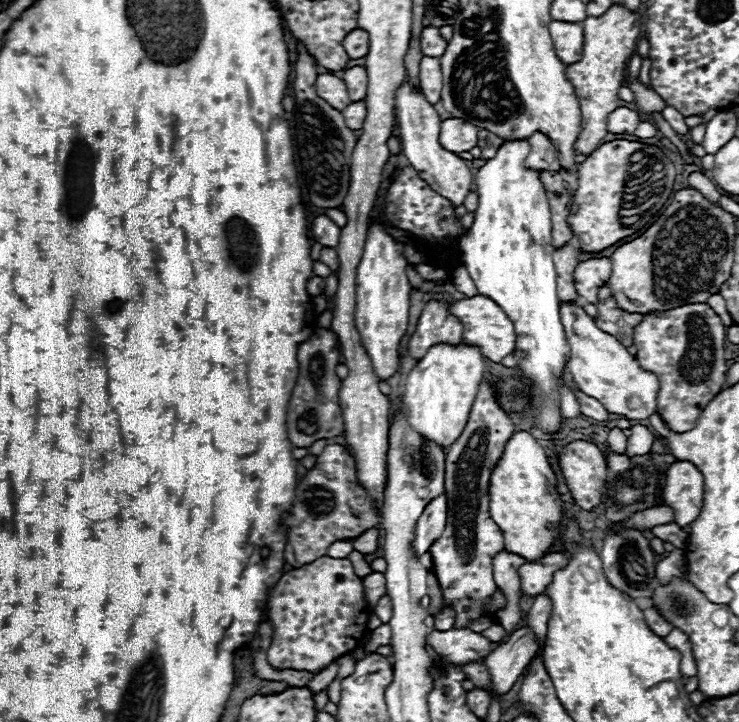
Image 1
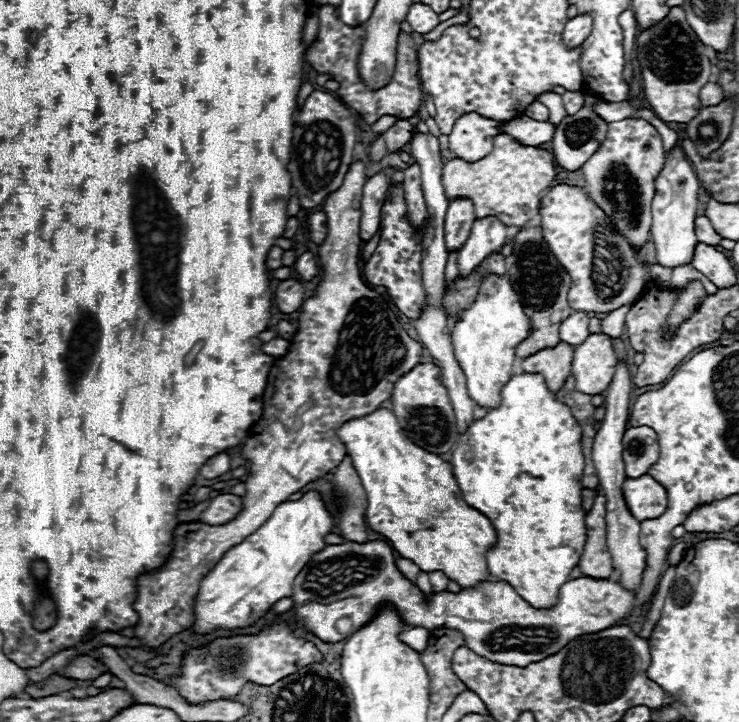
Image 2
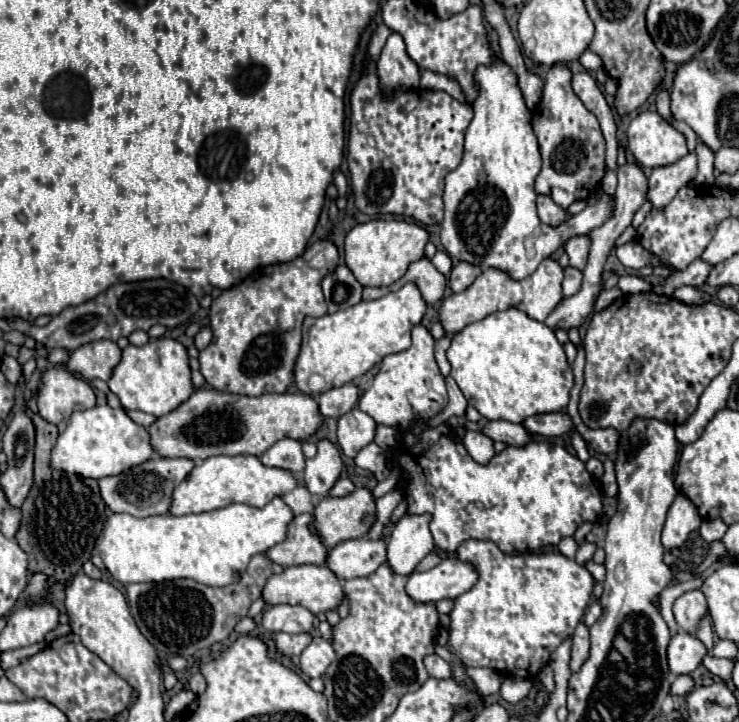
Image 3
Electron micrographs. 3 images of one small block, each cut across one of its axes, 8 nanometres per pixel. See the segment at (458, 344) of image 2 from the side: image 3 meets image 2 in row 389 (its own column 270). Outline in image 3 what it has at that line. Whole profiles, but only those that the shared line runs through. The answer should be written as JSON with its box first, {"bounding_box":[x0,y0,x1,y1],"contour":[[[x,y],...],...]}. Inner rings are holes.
{"bounding_box":[170,454,298,516],"contour":[[[236,454],[236,456],[212,456],[200,462],[188,478],[176,486],[172,494],[172,510],[170,514],[182,516],[182,514],[200,514],[224,508],[234,502],[242,502],[254,508],[262,508],[268,502],[272,502],[276,496],[284,496],[290,490],[298,486],[298,480],[290,470],[282,468],[270,468],[260,462],[256,456]]]}

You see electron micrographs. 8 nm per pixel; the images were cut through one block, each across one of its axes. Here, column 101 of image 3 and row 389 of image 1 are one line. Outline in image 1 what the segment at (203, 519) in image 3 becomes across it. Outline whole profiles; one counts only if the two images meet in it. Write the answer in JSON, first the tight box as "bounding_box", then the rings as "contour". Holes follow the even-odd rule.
{"bounding_box":[460,138,570,432],"contour":[[[528,138],[522,140],[504,140],[504,144],[498,148],[496,156],[486,160],[486,164],[476,172],[474,184],[478,194],[478,208],[474,212],[474,224],[468,228],[468,232],[460,238],[460,250],[462,250],[462,262],[470,272],[470,278],[474,280],[478,292],[482,296],[488,296],[494,300],[504,314],[512,320],[516,330],[516,350],[524,350],[528,356],[518,364],[522,368],[522,376],[530,380],[534,386],[538,406],[534,420],[540,424],[540,428],[554,432],[560,428],[560,410],[558,410],[558,384],[554,382],[554,376],[562,378],[562,370],[566,364],[566,358],[570,354],[570,346],[564,334],[564,326],[560,322],[560,306],[556,298],[556,272],[552,264],[552,222],[550,222],[550,206],[546,198],[546,188],[540,182],[538,170],[524,168],[524,160],[530,154]]]}

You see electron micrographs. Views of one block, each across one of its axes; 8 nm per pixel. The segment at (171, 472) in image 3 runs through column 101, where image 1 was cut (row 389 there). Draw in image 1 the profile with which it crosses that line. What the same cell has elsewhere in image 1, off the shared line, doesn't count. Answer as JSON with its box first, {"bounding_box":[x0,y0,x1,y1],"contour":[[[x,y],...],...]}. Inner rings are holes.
{"bounding_box":[428,380,514,628],"contour":[[[490,380],[480,384],[468,424],[464,426],[458,440],[448,446],[444,494],[448,496],[450,512],[442,536],[428,550],[432,554],[434,574],[442,590],[444,606],[450,606],[456,612],[454,628],[466,628],[470,622],[476,622],[484,614],[484,608],[492,602],[492,594],[496,592],[492,560],[504,550],[502,532],[488,514],[488,488],[492,470],[496,468],[508,440],[514,434],[514,424],[510,416],[500,410],[496,398],[486,394],[488,386]]]}

